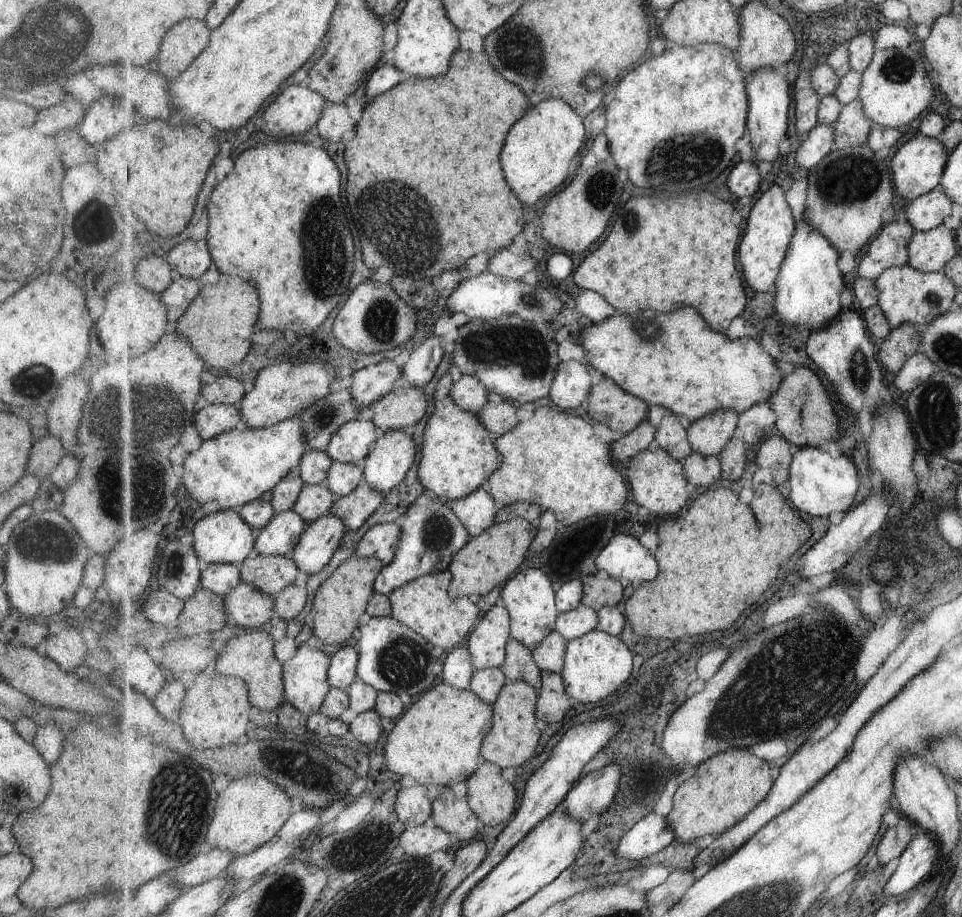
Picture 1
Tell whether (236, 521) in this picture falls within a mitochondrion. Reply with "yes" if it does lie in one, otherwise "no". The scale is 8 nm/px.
no

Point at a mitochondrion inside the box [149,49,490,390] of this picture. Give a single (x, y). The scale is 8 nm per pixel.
(397, 228)

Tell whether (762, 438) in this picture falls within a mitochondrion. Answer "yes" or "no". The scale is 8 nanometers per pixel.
no

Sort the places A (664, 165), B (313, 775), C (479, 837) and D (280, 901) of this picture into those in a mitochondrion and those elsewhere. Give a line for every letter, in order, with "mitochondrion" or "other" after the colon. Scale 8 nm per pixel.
A: mitochondrion
B: mitochondrion
C: other
D: mitochondrion

